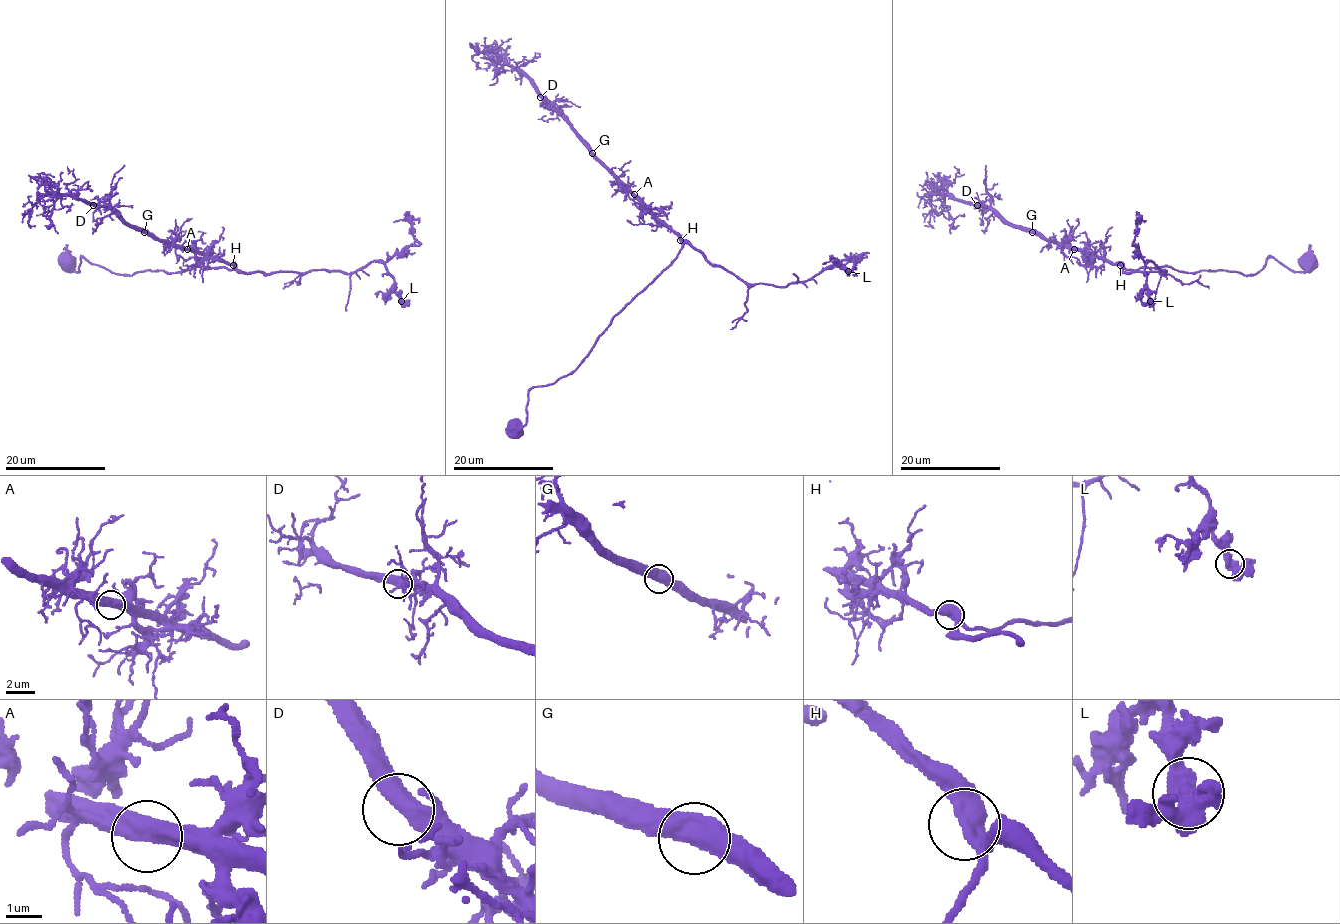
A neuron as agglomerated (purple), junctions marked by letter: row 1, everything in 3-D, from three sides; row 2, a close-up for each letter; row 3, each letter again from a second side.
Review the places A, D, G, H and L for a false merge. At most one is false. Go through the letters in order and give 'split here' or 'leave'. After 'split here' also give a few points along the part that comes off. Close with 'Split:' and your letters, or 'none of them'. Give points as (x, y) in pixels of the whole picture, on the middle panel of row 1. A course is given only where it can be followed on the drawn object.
A: leave
D: leave
G: leave
H: leave
L: leave
Split: none of them

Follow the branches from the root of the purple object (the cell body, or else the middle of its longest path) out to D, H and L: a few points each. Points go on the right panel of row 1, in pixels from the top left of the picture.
D: (1308, 261), (1305, 271), (1290, 271), (1269, 257), (1254, 275), (1126, 270), (1006, 224), (977, 205)
H: (1308, 261), (1305, 271), (1290, 271), (1269, 257), (1254, 275), (1181, 272), (1167, 266), (1126, 270), (1120, 265)
L: (1308, 261), (1305, 271), (1290, 271), (1269, 257), (1254, 275), (1124, 268), (1165, 270), (1145, 265), (1150, 301)

